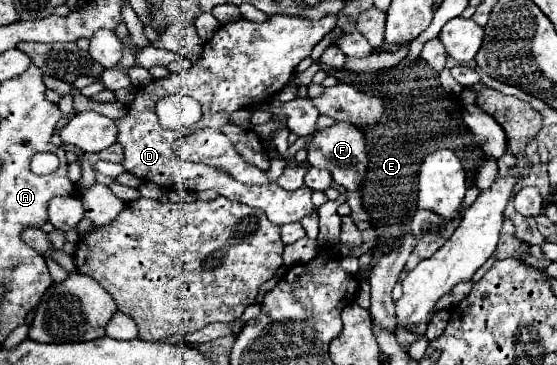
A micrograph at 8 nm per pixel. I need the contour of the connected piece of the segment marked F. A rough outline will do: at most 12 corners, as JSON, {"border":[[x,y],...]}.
{"border":[[352,123],[318,129],[308,163],[346,191],[366,175],[362,131]]}

